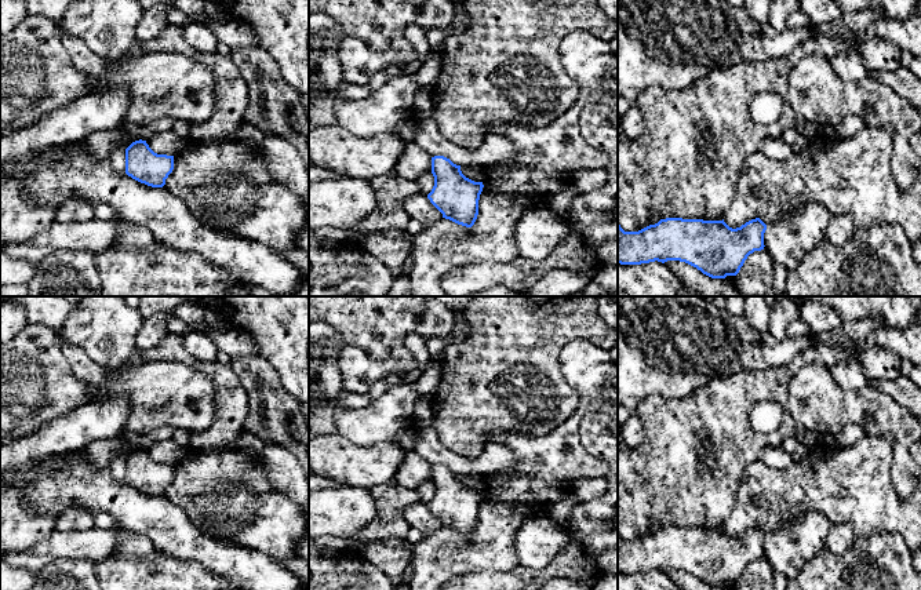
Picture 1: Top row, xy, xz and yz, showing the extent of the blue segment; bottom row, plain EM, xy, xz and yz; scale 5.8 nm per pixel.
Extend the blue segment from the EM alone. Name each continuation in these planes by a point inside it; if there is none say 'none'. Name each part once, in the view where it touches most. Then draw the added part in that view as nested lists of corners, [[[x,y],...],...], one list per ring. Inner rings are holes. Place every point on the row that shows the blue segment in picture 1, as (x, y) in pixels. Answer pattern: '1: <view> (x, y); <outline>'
none

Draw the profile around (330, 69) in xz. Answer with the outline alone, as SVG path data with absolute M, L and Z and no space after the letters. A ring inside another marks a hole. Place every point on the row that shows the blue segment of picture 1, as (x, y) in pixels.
M324 57L317 68L323 81L328 85L328 88L336 92L339 83L342 80L342 66L336 57Z

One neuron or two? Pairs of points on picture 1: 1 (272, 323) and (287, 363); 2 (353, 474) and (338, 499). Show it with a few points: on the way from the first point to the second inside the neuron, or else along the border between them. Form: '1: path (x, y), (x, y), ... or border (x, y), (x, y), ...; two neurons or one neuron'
1: path (281, 332), (287, 353); one neuron
2: border (343, 484), (368, 490); two neurons

